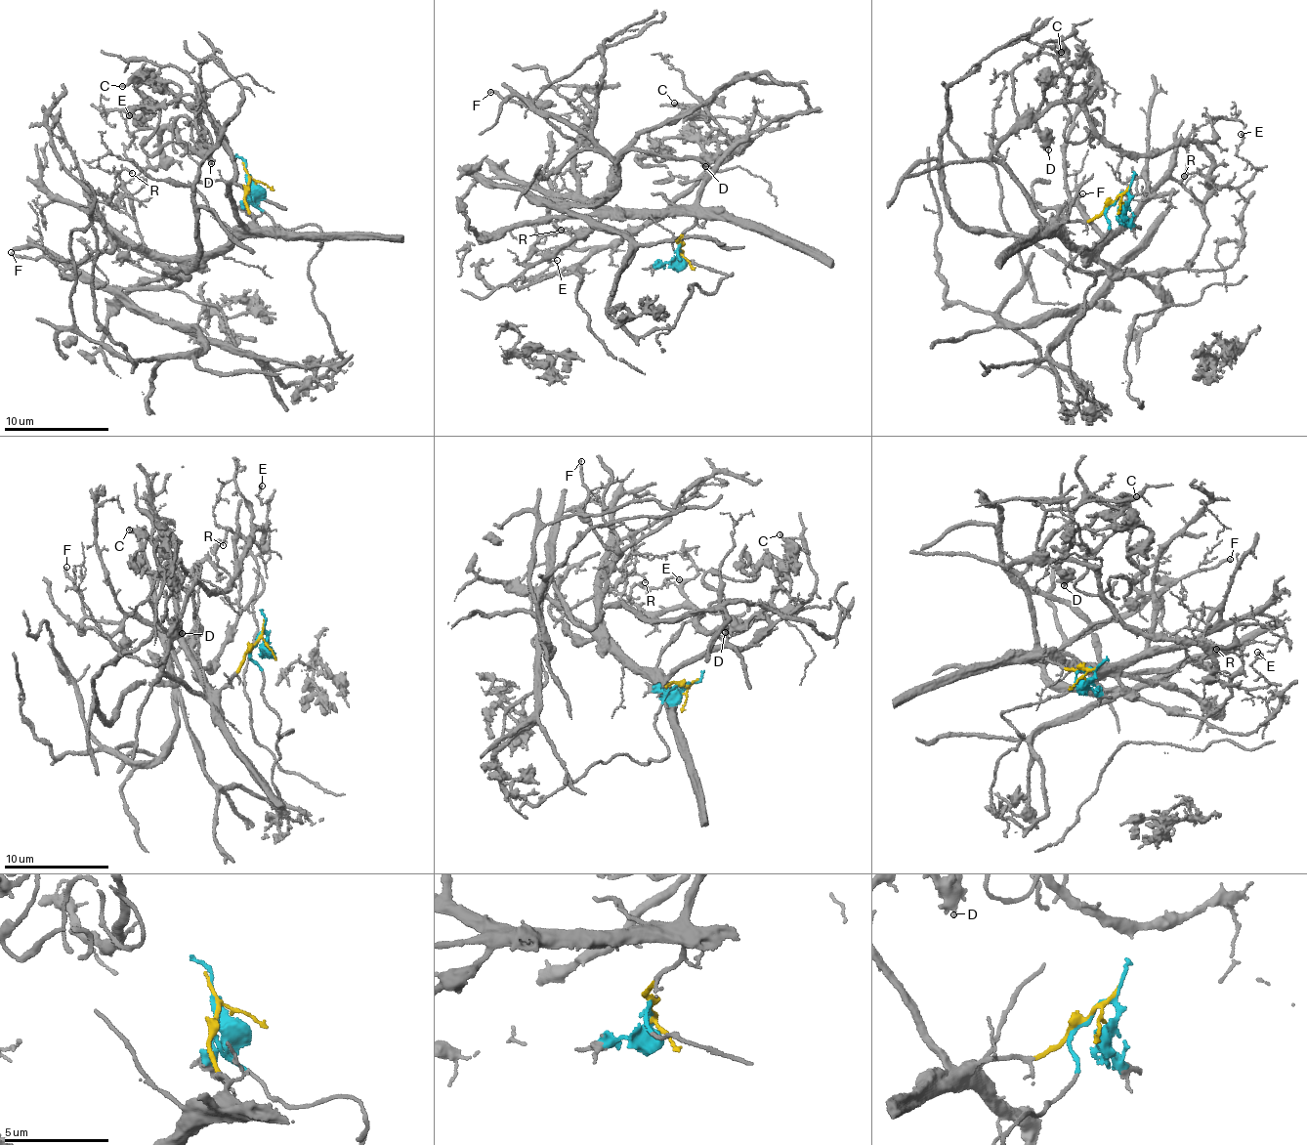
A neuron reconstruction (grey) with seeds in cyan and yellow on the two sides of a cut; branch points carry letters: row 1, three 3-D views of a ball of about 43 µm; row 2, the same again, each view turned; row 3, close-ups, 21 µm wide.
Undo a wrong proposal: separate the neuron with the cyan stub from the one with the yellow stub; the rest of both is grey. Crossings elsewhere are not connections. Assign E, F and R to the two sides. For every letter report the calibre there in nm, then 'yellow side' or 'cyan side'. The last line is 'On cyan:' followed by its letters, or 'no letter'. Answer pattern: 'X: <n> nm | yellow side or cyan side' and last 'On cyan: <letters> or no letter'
E: 130 nm | yellow side
F: 190 nm | yellow side
R: 130 nm | yellow side
On cyan: no letter

